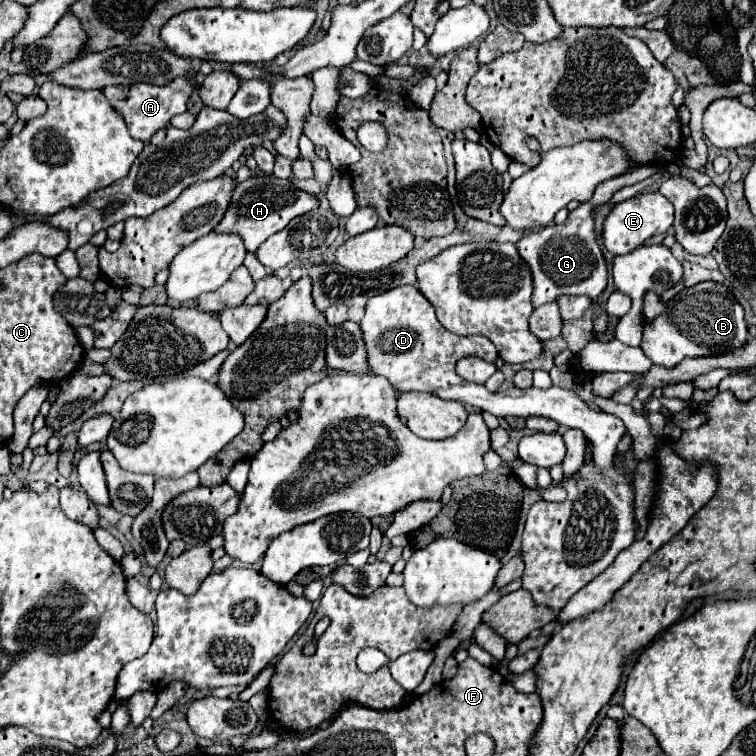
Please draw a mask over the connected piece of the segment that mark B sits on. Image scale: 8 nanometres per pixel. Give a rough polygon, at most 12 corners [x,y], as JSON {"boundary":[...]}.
{"boundary":[[722,283],[682,289],[644,325],[656,365],[720,355],[748,339]]}

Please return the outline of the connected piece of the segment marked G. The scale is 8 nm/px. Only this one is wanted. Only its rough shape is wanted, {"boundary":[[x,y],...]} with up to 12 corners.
{"boundary":[[660,165],[602,181],[562,225],[516,243],[534,283],[532,305],[558,295],[596,301],[608,271],[592,209]]}

